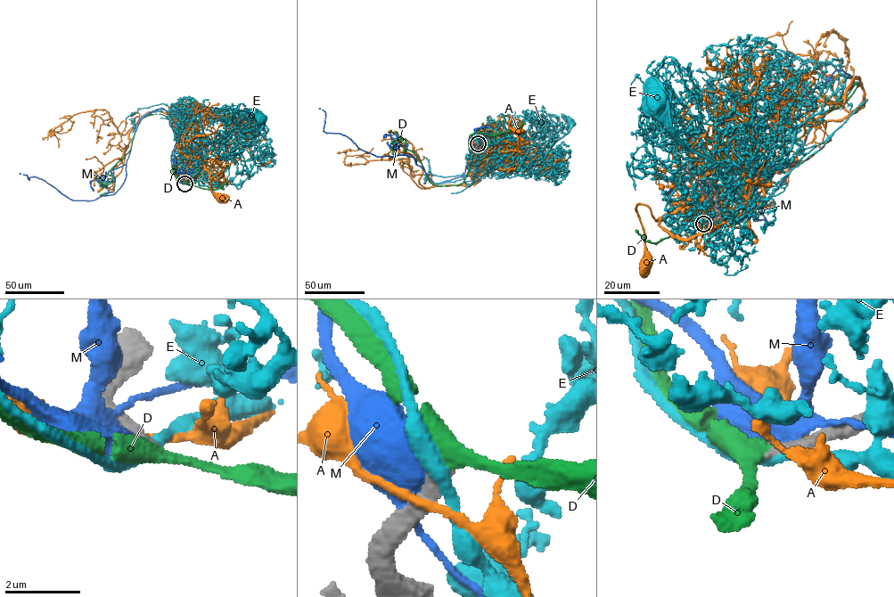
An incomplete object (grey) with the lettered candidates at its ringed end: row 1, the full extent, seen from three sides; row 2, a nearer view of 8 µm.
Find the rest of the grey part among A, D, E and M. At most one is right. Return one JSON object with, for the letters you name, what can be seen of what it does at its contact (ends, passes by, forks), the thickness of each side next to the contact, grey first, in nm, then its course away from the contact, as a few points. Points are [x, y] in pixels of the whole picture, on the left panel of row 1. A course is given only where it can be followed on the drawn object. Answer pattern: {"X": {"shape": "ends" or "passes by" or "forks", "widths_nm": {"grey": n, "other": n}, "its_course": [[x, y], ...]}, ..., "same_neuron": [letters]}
{"D": {"shape": "passes by", "widths_nm": {"grey": 360, "other": 360}, "its_course": [[184, 184], [171, 165], [176, 148], [171, 123], [149, 114], [108, 173], [113, 190], [100, 194]]}, "same_neuron": ["D"]}

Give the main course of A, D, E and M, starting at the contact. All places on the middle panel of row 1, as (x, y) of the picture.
A: (478, 144), (484, 152), (490, 151), (510, 131), (521, 126), (520, 120), (512, 119), (508, 126), (517, 129)
D: (478, 143), (469, 135), (471, 165), (456, 184), (430, 183), (405, 143), (400, 154), (389, 148)
E: (478, 144), (488, 154), (496, 151), (500, 157), (508, 155), (515, 167), (522, 170), (568, 132), (570, 121)
M: (477, 144), (476, 128), (463, 175), (435, 183), (410, 157), (374, 155), (325, 133), (318, 108)

